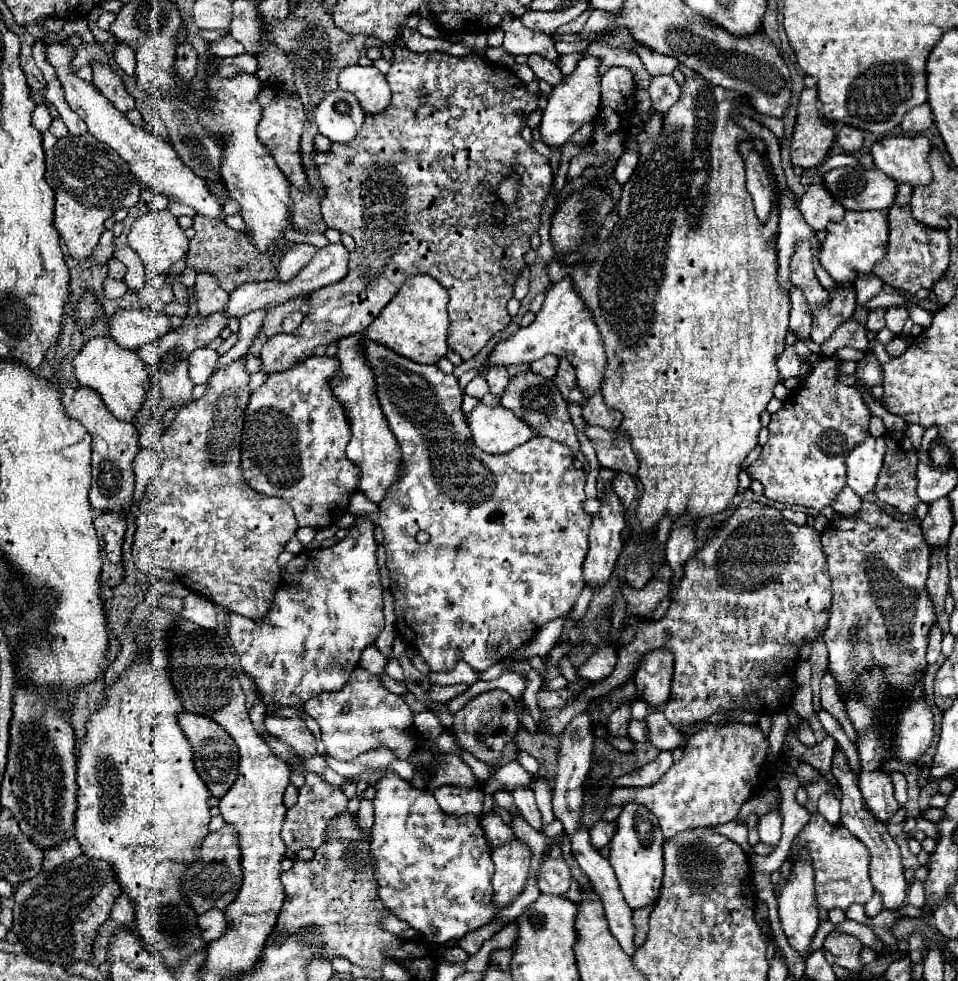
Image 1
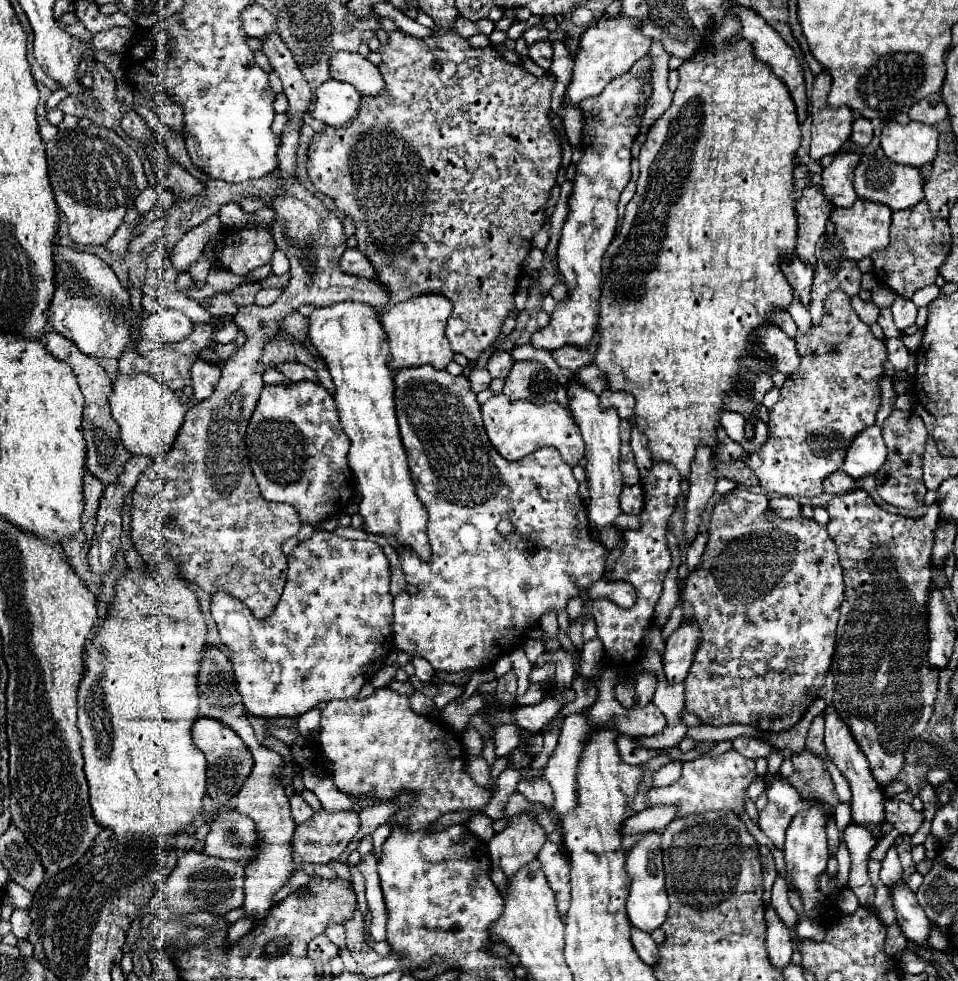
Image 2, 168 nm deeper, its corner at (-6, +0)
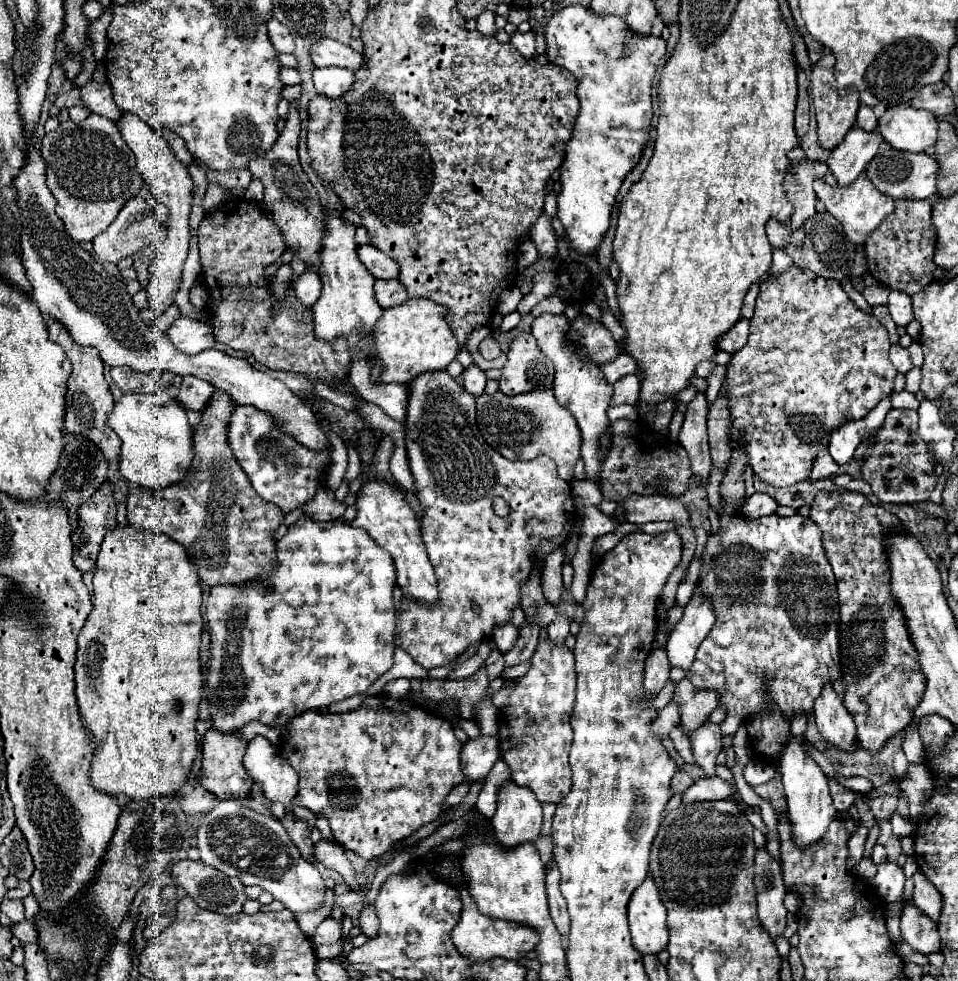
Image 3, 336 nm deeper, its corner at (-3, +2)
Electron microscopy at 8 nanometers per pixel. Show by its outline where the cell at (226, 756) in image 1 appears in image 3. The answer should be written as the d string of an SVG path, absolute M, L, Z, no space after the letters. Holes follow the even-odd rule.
M211 729L211 731L205 733L203 759L201 759L201 769L199 769L199 781L219 801L233 799L233 797L247 797L249 795L253 779L245 771L243 755L245 755L245 741L243 739L237 739L231 733L225 735L225 733L217 731L217 729Z

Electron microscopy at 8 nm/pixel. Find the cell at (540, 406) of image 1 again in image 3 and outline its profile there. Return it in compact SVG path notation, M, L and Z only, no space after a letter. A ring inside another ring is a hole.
M519 333L511 341L507 363L501 371L499 389L507 395L553 385L553 363L537 349L537 341L529 333Z

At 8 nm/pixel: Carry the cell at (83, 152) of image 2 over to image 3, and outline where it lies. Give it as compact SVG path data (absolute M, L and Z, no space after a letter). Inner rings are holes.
M89 115L81 123L61 123L55 131L43 137L41 155L47 161L47 185L57 199L57 215L63 221L65 231L71 235L71 239L81 243L93 241L101 231L105 231L115 221L121 207L143 187L143 179L135 169L133 151L127 149L127 143L123 141L117 125L99 115Z

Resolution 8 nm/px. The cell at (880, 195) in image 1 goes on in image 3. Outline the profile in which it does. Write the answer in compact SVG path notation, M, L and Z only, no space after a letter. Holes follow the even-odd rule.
M887 149L879 153L867 167L867 175L873 181L877 189L899 199L931 199L937 193L937 175L939 175L939 163L935 157L927 153L901 153L895 149Z

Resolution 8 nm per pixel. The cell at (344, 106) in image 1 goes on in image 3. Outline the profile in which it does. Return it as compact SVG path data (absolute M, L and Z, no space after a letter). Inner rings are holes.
M341 67L315 69L313 83L315 83L317 93L335 99L335 97L341 97L343 93L347 93L349 87L353 85L353 71L341 69Z

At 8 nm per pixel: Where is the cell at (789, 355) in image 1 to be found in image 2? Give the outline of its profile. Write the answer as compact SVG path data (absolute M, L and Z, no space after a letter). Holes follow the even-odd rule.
M766 327L766 329L760 329L756 335L760 337L762 349L768 355L776 357L778 371L784 373L786 377L792 375L792 371L796 371L796 367L800 365L796 343L780 327Z

